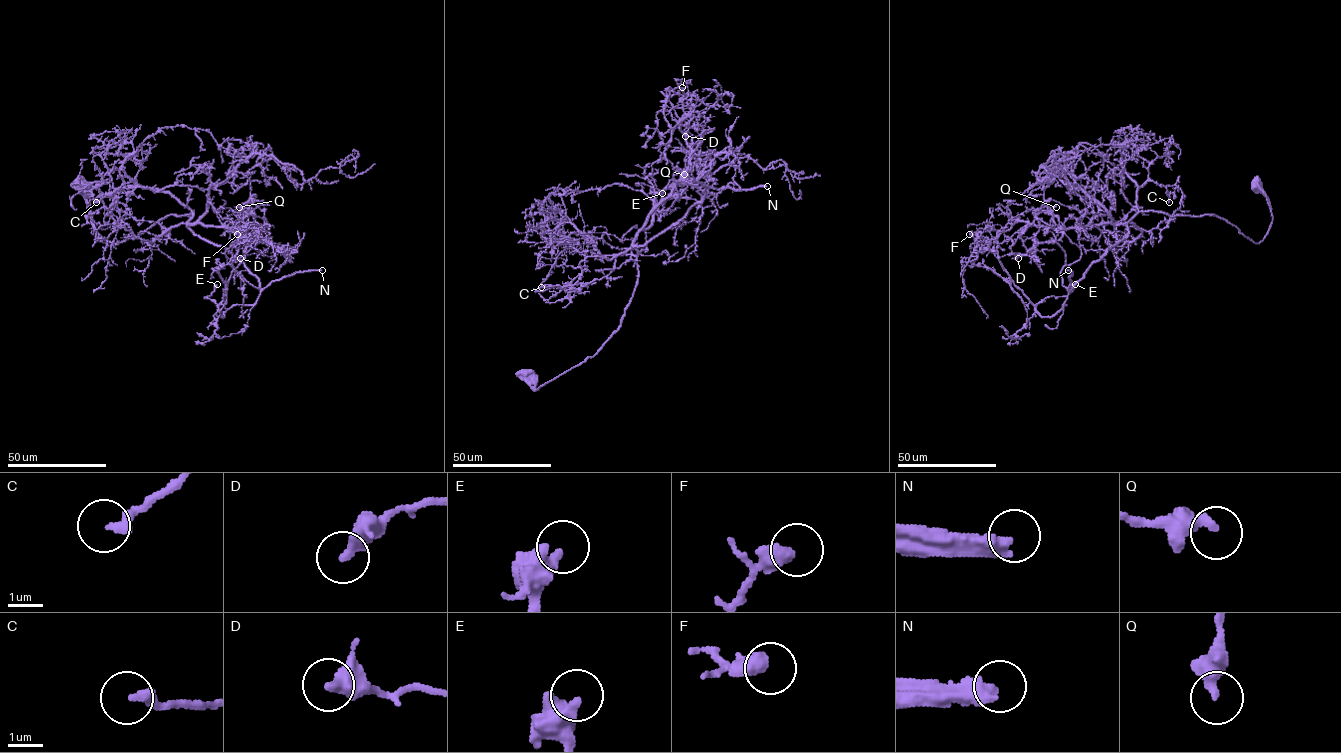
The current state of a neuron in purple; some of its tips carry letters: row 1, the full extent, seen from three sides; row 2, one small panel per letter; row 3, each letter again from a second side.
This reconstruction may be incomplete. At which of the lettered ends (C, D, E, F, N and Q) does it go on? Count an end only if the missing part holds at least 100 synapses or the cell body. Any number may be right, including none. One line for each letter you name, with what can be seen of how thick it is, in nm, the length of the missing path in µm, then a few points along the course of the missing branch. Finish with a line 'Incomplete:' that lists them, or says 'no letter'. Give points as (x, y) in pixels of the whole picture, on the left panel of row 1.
N: calibre 480 nm; missing 170 µm; course (322, 270), (348, 267), (409, 295), (399, 271), (367, 250), (363, 238), (371, 213), (406, 197)
Incomplete: N

